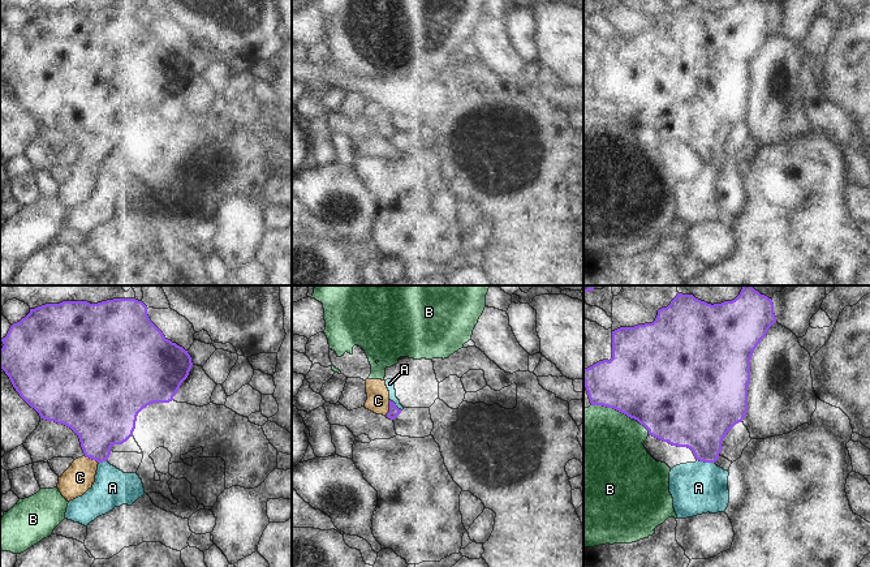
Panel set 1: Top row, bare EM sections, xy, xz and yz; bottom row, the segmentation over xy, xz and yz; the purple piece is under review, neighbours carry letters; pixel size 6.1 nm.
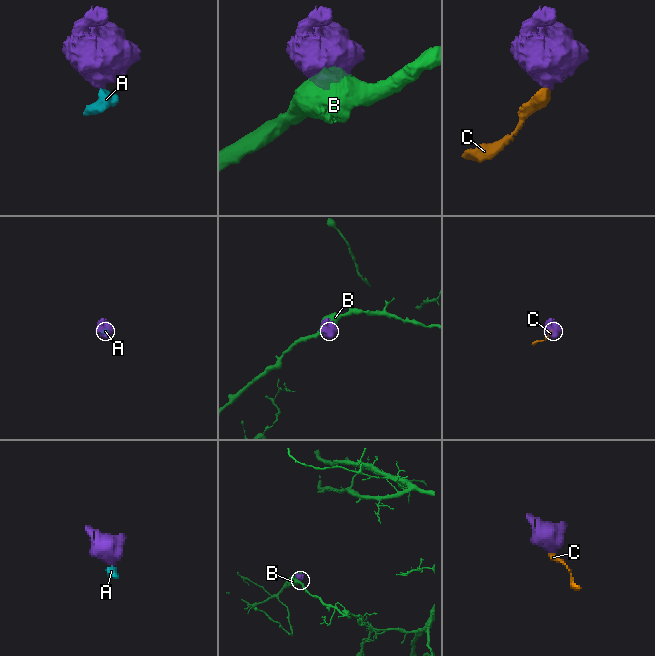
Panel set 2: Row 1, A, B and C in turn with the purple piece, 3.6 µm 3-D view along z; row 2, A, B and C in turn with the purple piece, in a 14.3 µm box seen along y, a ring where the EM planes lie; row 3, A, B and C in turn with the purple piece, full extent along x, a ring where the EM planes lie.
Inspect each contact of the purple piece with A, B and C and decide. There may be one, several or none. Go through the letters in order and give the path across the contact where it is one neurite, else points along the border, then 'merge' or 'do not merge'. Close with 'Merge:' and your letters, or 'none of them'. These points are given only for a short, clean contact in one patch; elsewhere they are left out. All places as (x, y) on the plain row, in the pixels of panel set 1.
A: do not merge
B: do not merge
C: way xz (393, 120), (390, 119), (378, 104); merge
Merge: C

